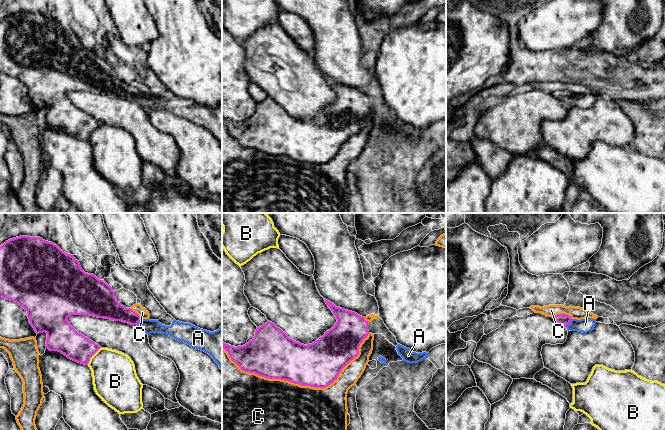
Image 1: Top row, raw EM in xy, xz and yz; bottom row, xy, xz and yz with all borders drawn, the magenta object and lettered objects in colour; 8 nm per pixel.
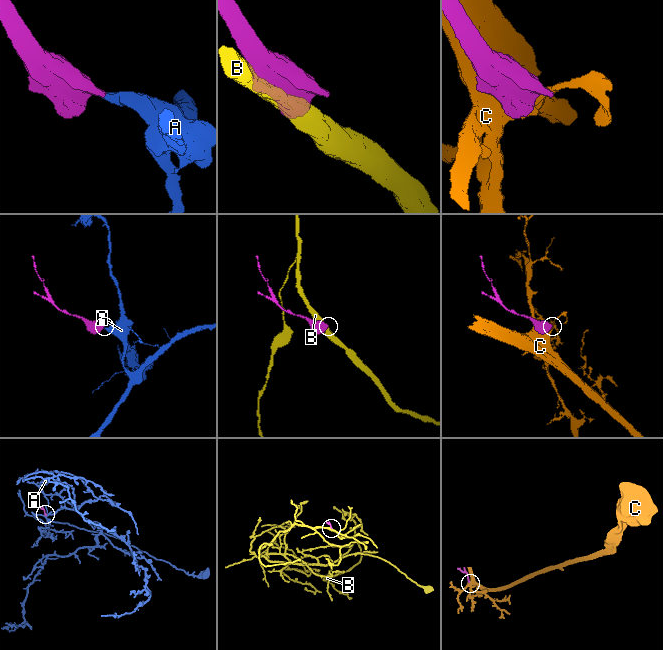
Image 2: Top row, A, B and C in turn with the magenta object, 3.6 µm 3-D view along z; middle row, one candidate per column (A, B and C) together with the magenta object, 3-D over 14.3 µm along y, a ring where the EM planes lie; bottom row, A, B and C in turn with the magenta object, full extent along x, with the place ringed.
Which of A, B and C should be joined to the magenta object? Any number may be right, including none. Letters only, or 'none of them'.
A

